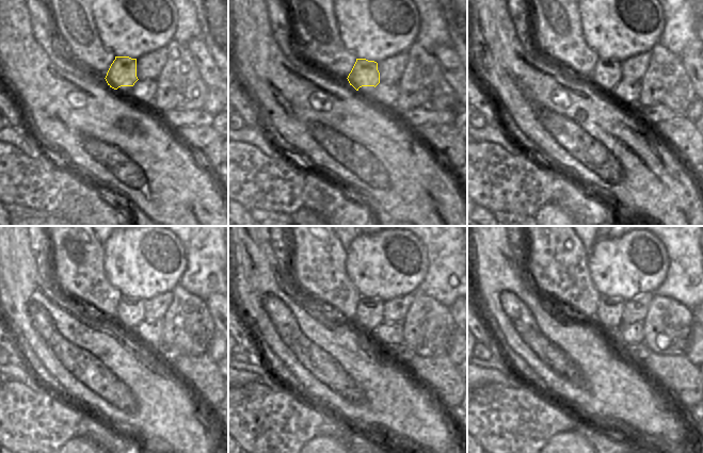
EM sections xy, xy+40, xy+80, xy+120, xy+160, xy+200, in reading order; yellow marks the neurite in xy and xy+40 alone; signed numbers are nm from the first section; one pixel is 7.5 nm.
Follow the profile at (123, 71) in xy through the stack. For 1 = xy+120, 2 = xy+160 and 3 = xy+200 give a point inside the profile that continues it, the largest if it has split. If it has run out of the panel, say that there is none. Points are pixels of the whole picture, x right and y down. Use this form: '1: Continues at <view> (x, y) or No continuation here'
1: Continues at xy+120 (129, 311)
2: Continues at xy+160 (369, 310)
3: Continues at xy+200 (609, 310).

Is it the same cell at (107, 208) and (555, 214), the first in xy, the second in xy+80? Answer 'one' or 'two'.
two

